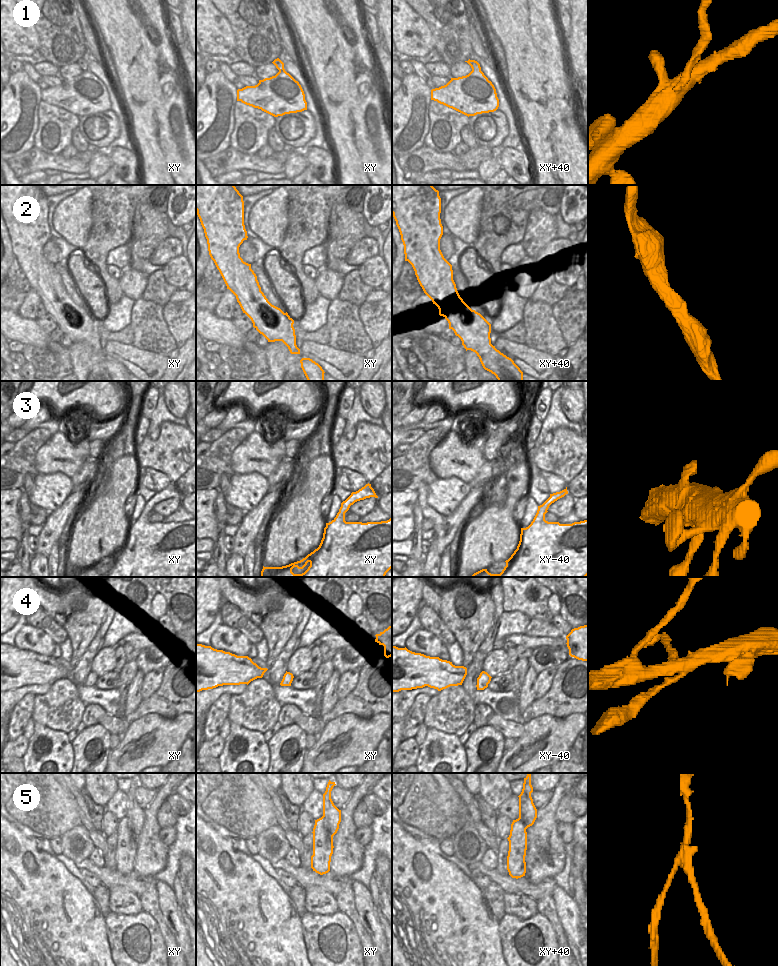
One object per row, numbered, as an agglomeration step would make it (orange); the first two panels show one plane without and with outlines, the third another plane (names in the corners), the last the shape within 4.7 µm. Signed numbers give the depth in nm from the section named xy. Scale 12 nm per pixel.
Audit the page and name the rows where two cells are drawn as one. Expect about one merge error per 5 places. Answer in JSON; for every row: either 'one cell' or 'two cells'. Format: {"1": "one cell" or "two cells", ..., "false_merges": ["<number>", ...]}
{"1": "two cells", "2": "one cell", "3": "one cell", "4": "one cell", "5": "two cells", "false_merges": ["1", "5"]}

